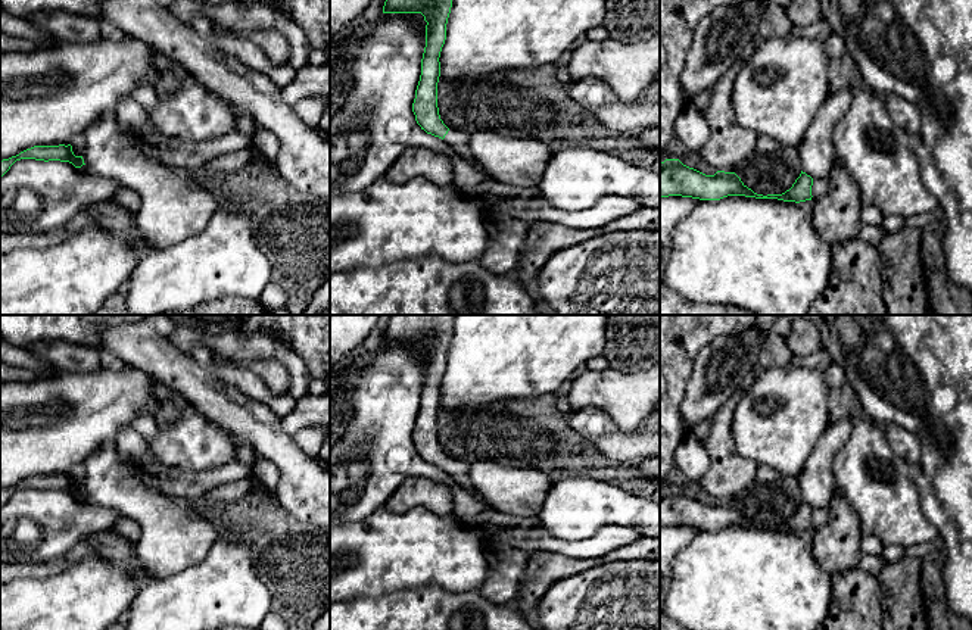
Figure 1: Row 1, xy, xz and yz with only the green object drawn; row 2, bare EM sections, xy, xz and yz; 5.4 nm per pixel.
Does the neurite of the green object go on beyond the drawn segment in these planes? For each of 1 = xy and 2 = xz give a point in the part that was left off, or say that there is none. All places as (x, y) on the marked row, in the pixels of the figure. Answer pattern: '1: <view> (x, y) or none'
1: none
2: xz (458, 140)

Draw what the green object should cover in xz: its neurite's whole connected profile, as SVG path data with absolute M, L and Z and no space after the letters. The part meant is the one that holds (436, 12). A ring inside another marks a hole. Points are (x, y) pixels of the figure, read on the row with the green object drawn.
M386 0L384 6L383 6L383 13L421 13L424 16L424 21L427 22L426 25L426 47L424 47L424 53L423 53L423 59L421 59L421 75L420 75L420 81L415 90L415 99L412 103L412 112L415 115L415 121L417 124L421 127L421 130L424 130L427 134L432 134L434 137L442 138L448 146L452 147L452 150L462 159L476 163L479 168L482 168L476 160L474 156L470 150L468 146L468 134L458 131L458 130L452 130L448 128L443 121L440 119L439 115L439 107L437 107L437 82L439 82L439 77L440 77L440 52L442 47L445 44L446 40L446 24L448 24L448 18L451 13L451 7L452 7L452 0Z

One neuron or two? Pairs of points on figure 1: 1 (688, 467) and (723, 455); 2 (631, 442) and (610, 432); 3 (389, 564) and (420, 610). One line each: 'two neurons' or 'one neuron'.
1: two neurons
2: one neuron
3: two neurons

